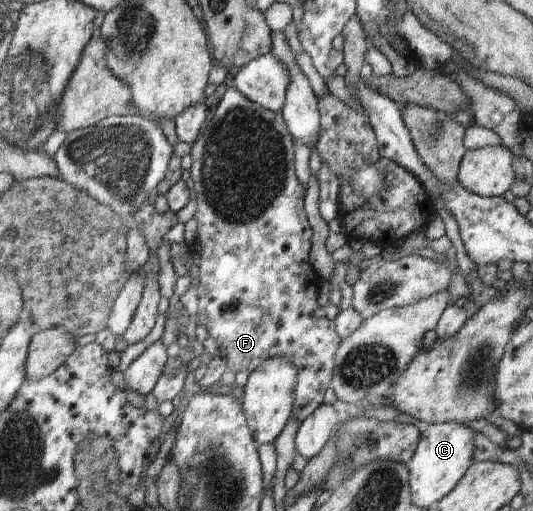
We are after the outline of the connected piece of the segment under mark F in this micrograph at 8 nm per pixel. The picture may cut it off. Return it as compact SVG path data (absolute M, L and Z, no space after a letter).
M229 85L215 108L215 114L209 121L205 121L202 131L192 144L192 179L194 180L195 194L197 194L197 211L194 214L197 220L197 251L196 259L199 267L200 284L198 290L198 324L203 324L211 337L221 350L221 357L226 359L226 370L234 372L249 370L253 372L257 366L268 358L285 357L297 368L297 390L294 392L292 415L303 422L321 403L325 390L331 386L334 373L334 358L336 350L342 341L335 330L334 321L329 320L325 309L317 303L320 291L320 276L310 263L310 250L312 243L312 228L308 223L304 211L304 198L306 192L299 182L294 167L294 138L289 132L288 126L281 113L263 108L247 97L244 97L235 87Z

